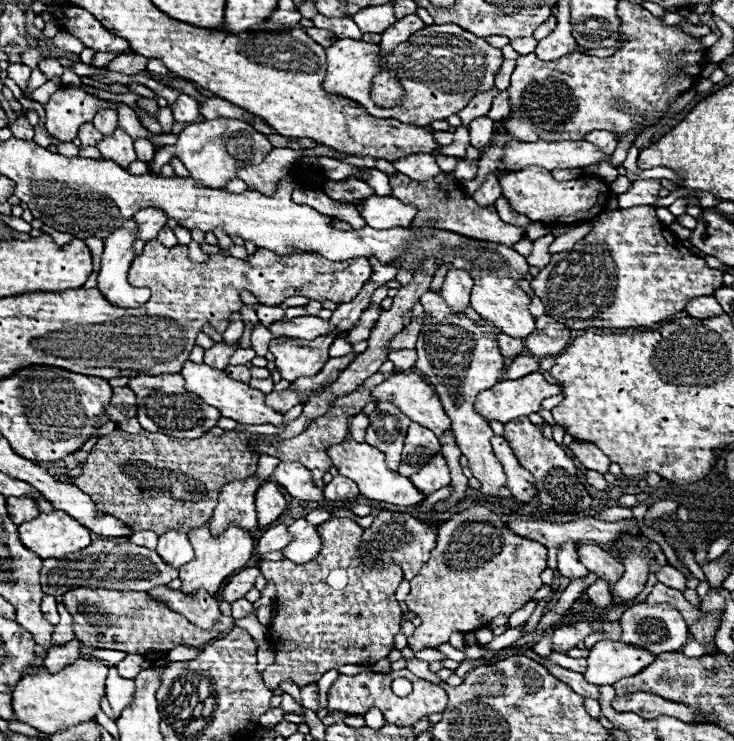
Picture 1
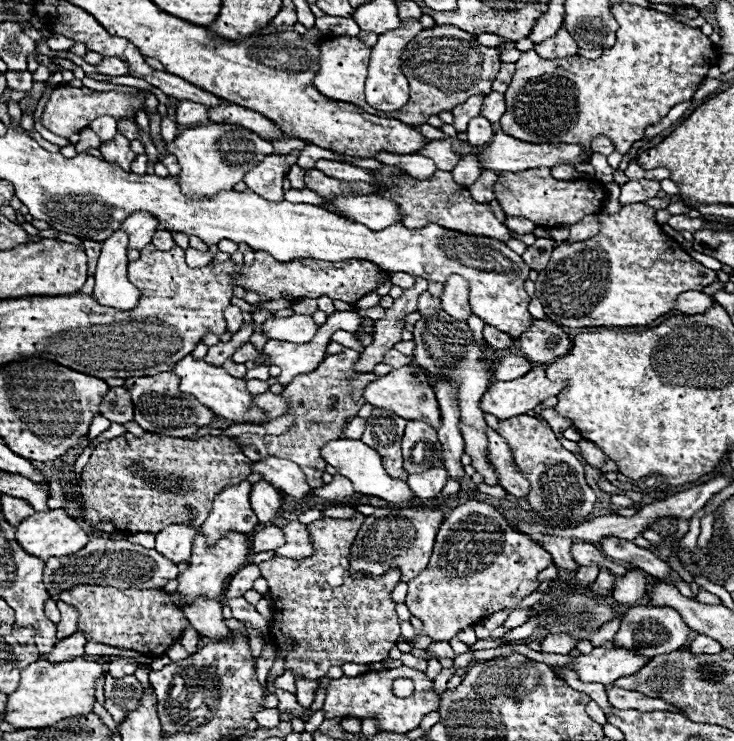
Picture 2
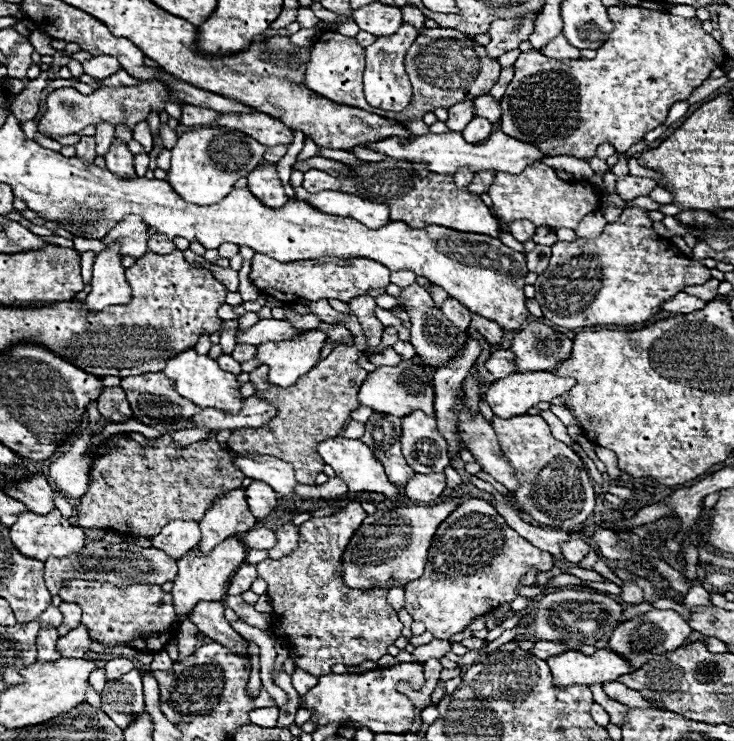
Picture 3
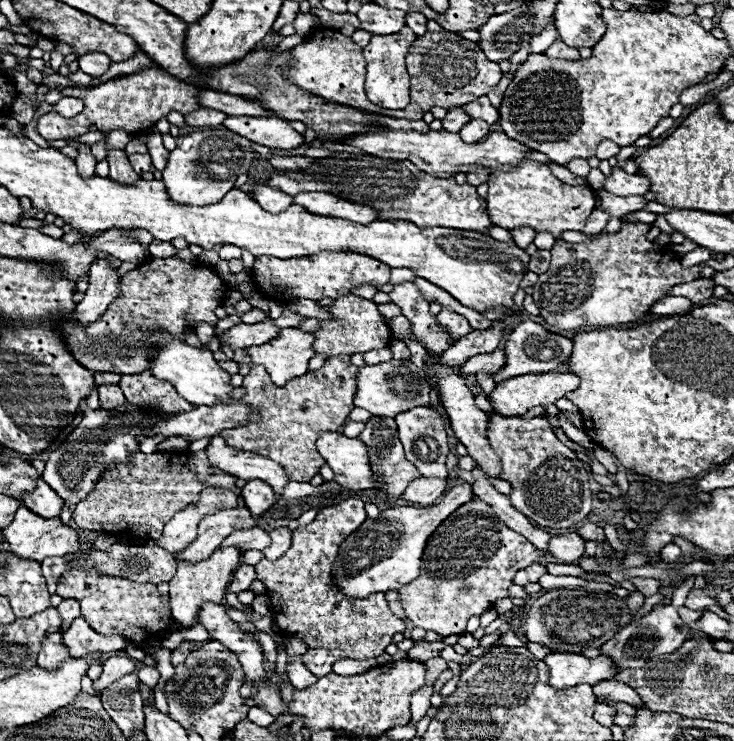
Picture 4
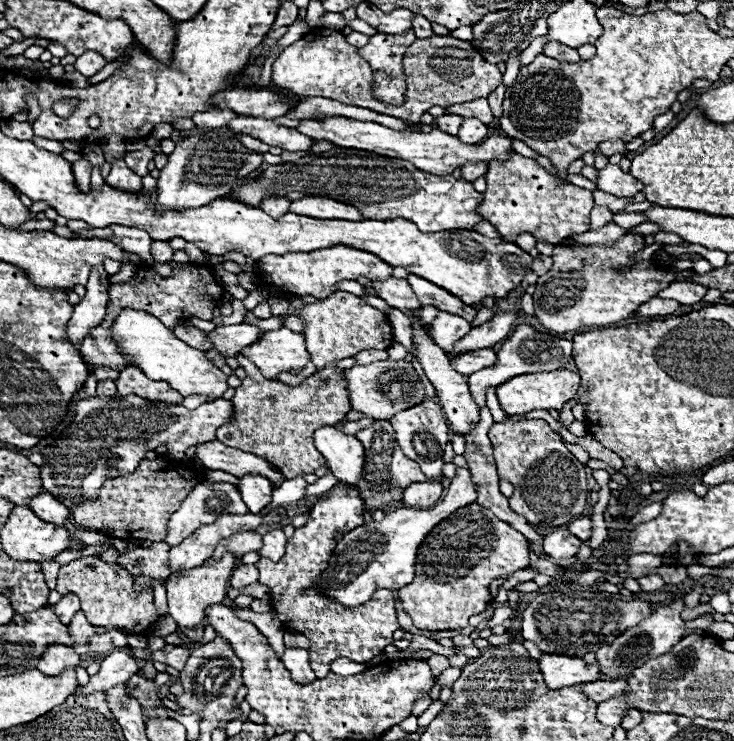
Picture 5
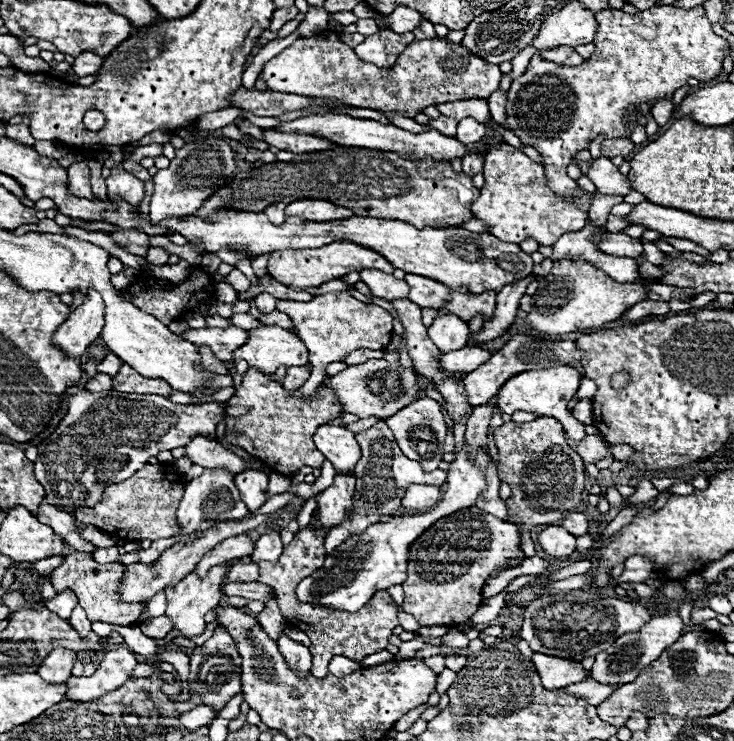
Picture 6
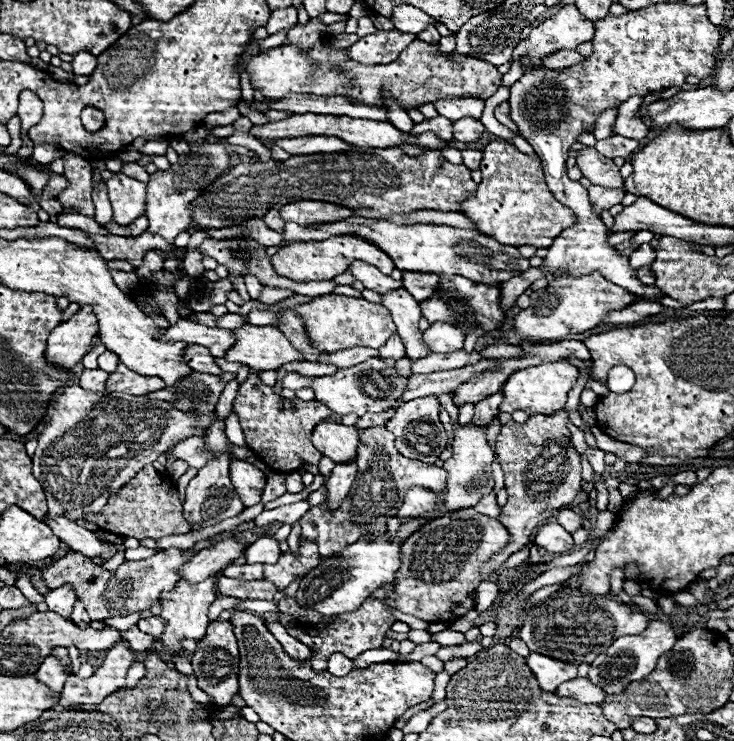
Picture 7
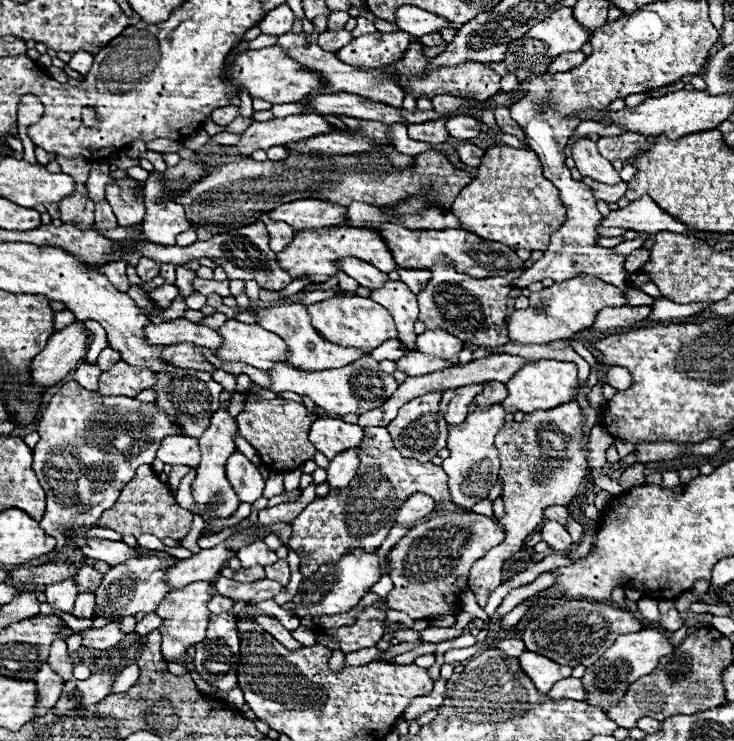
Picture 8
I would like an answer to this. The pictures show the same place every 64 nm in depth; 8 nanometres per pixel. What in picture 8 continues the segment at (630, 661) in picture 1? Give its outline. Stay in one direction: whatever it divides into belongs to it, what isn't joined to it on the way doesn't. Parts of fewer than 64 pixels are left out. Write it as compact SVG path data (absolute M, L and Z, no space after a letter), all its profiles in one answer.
M524 652L518 656L520 668L524 670L524 674L534 682L536 690L540 690L542 694L546 694L554 682L568 678L572 674L570 666L560 666L536 652Z

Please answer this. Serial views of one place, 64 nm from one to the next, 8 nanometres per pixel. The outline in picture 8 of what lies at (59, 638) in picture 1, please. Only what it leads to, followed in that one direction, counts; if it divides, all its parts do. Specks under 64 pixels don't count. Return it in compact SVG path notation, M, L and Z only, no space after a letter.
M68 578L56 584L48 584L44 588L44 594L48 598L48 604L54 606L60 612L72 612L74 608L74 598L78 596L78 584L76 578Z

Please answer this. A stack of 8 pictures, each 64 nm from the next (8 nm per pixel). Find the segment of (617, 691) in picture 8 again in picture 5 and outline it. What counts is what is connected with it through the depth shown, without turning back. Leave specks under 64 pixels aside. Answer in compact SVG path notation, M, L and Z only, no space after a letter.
M679 592L668 606L658 608L650 614L650 618L642 620L636 628L630 628L622 632L612 644L600 648L596 652L596 662L600 666L600 680L618 680L628 678L634 668L644 666L648 660L662 656L668 652L676 642L680 642L686 636L686 622L680 618L680 612L684 608L684 592Z

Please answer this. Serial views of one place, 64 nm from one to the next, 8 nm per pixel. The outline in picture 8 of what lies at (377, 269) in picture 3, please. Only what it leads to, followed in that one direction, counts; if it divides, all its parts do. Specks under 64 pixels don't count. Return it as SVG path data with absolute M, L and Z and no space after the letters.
M346 222L342 226L330 228L330 230L300 232L300 234L294 236L292 244L286 250L276 254L280 266L292 278L312 276L314 282L326 282L334 272L338 272L338 266L334 262L344 258L344 256L356 256L360 260L368 260L372 266L380 268L386 274L398 268L396 260L392 260L392 252L388 252L388 246L384 244L382 236L374 228L354 228L354 226L346 224Z

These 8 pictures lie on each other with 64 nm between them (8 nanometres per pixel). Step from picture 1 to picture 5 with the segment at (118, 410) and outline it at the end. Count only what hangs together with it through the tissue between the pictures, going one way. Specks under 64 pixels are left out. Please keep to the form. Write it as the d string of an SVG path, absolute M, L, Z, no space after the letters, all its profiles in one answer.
M98 380L96 394L98 394L98 396L116 396L118 392L116 392L114 380Z

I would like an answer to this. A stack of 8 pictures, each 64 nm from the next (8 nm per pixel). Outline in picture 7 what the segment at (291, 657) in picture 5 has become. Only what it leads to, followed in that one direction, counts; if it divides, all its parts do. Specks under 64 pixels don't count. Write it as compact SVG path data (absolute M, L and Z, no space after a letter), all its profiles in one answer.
M272 622L272 624L266 624L266 628L276 636L276 640L282 644L282 648L284 648L284 652L286 652L288 656L298 658L298 660L308 660L310 648L304 646L302 642L298 642L296 638L292 638L292 636L286 632L286 628L284 628L282 624Z

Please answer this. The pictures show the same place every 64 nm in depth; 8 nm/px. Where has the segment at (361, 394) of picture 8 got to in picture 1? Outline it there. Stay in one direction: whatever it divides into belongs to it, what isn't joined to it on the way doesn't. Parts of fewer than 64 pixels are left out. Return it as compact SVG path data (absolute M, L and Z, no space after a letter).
M394 372L388 380L384 380L382 384L378 384L374 390L372 390L372 396L374 396L374 402L392 402L394 406L400 408L402 414L406 414L412 422L418 422L420 426L426 426L430 428L436 436L442 436L444 430L450 428L450 418L446 416L436 392L432 390L430 384L426 384L424 376L418 374L418 372Z

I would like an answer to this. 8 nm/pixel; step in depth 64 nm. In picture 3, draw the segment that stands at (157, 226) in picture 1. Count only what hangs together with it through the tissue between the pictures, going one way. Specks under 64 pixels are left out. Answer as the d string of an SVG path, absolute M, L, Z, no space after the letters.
M128 216L116 228L112 228L112 232L108 232L102 238L102 244L110 246L110 244L118 242L122 256L140 258L148 250L146 248L146 242L148 242L146 232L148 232L148 226L138 216Z

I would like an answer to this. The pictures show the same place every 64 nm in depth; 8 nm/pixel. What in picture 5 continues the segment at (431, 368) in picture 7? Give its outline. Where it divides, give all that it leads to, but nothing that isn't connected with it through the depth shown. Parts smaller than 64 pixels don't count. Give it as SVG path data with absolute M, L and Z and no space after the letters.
M490 348L476 350L476 352L462 352L454 358L450 358L452 368L464 376L470 376L472 372L478 372L486 366L492 366L494 362L496 362L496 352Z

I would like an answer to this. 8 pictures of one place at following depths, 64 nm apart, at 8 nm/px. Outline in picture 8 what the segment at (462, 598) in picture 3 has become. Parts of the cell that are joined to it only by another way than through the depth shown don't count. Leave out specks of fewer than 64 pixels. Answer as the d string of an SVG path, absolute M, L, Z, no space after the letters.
M452 512L424 524L416 524L388 552L388 574L394 582L394 588L388 594L388 608L406 612L414 620L430 620L452 614L460 608L460 602L456 602L456 576L468 576L472 564L490 548L502 544L502 540L504 528L488 516L474 512Z

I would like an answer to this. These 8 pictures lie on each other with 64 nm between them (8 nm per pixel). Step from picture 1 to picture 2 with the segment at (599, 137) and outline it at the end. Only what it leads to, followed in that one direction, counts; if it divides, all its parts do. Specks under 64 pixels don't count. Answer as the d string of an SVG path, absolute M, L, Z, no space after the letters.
M594 138L592 140L592 150L598 152L598 154L604 154L604 156L610 156L612 150L614 150L614 144L608 138Z

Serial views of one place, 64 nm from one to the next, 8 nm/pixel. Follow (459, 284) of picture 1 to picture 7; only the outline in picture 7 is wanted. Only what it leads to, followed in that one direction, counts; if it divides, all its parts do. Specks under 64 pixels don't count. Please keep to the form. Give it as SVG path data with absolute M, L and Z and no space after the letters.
M434 322L424 334L422 340L430 348L430 352L456 352L464 348L464 332L456 328L452 322Z

